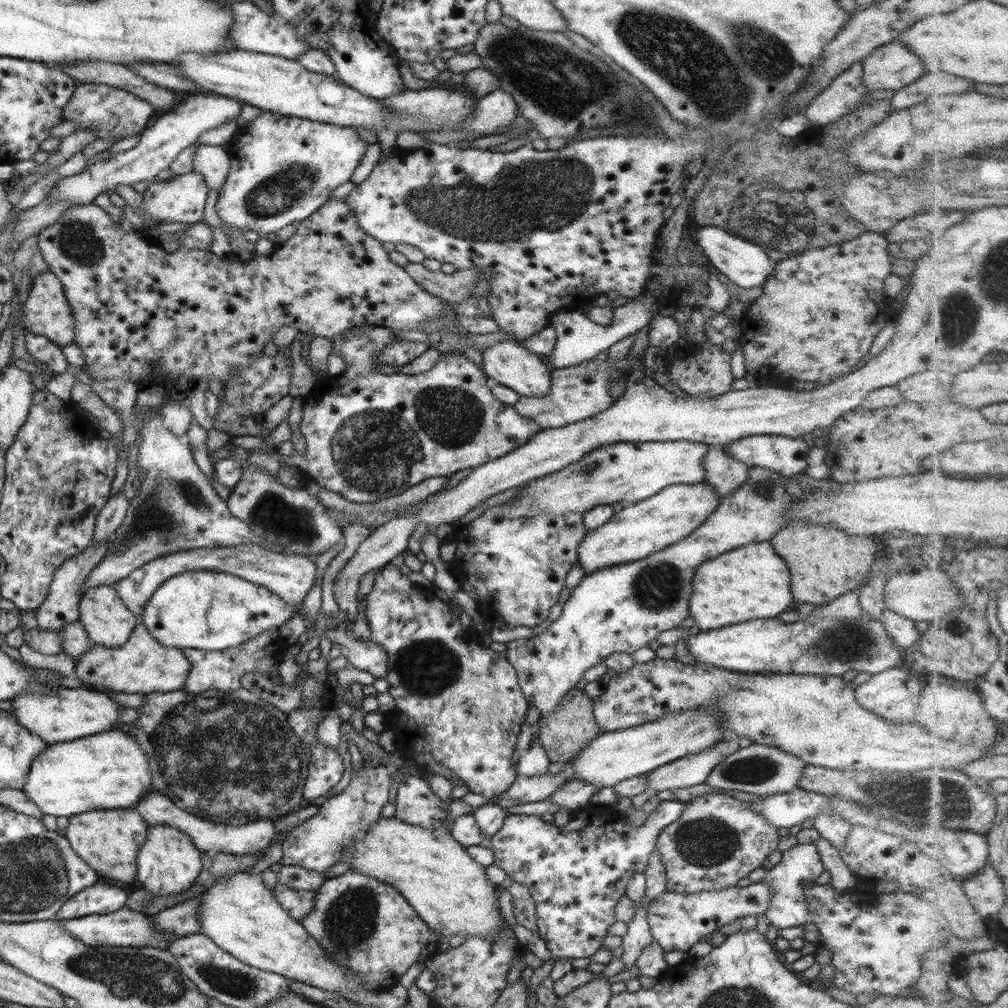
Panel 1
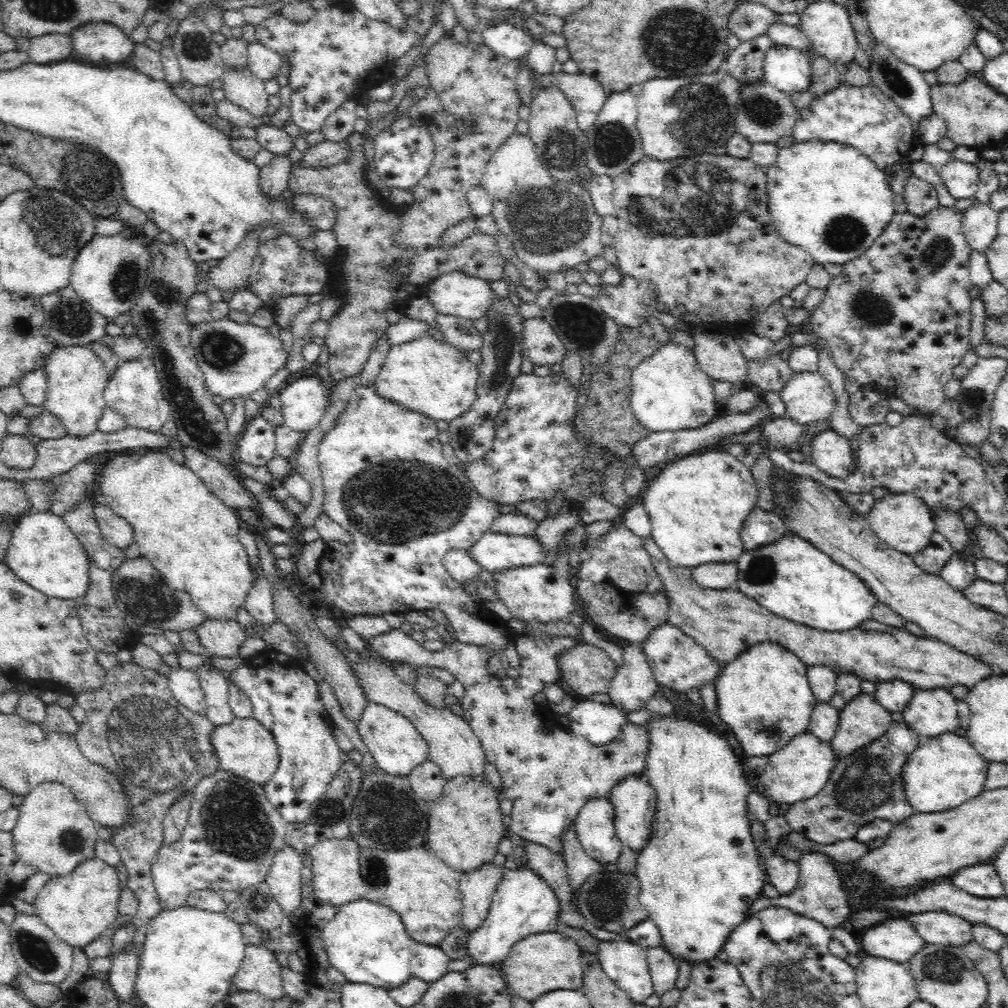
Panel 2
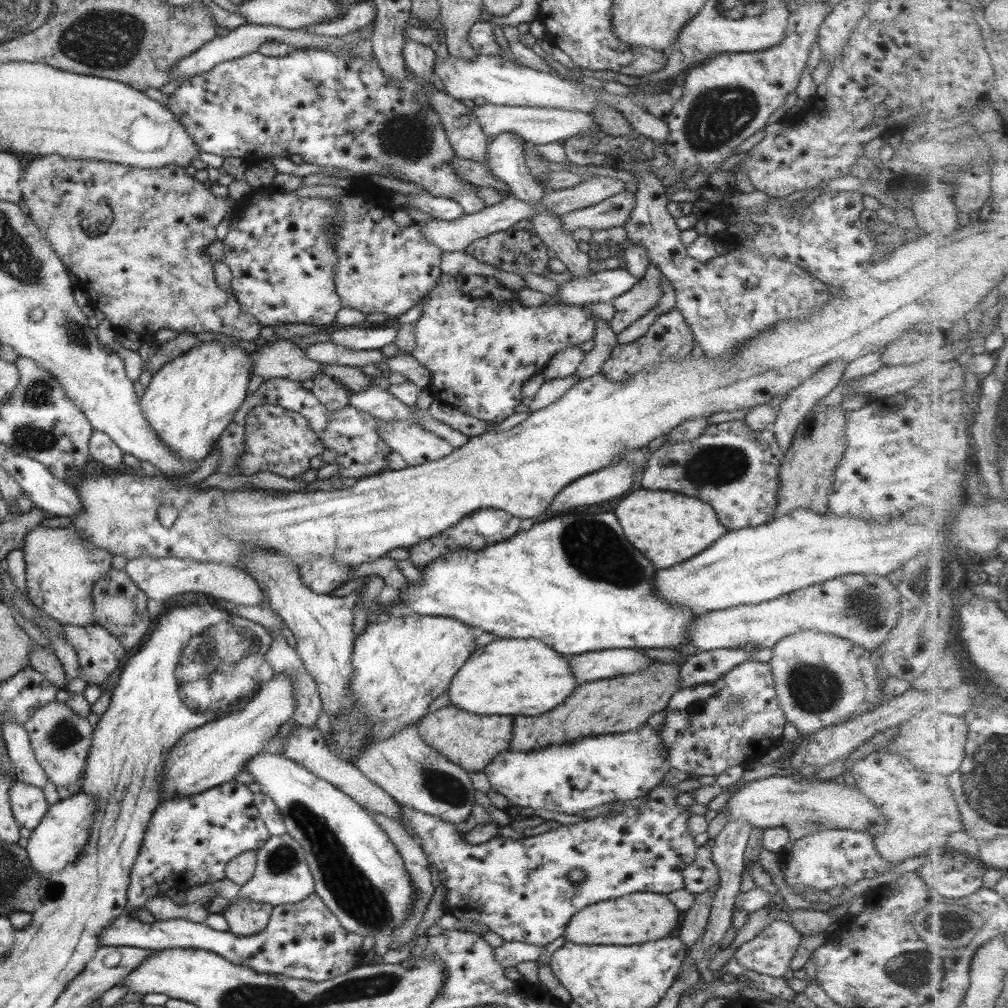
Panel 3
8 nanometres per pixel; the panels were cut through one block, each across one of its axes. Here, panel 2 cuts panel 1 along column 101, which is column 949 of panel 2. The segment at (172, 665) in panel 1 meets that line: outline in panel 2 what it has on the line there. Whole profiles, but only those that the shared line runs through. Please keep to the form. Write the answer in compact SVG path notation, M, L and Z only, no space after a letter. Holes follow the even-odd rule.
M652 538L645 539L643 544L646 551L650 553L650 557L652 557L654 569L658 573L658 577L662 579L664 589L666 589L666 597L671 603L668 624L679 628L686 636L699 644L713 662L722 667L734 660L739 654L742 654L747 648L755 644L768 642L790 650L808 667L825 666L832 669L836 676L851 674L860 680L867 680L876 684L890 680L901 680L902 682L910 683L912 688L915 689L942 688L950 691L953 686L974 688L982 680L994 676L992 667L986 665L985 662L960 652L949 644L926 636L912 635L902 627L882 624L882 622L874 619L863 620L856 628L842 632L819 631L806 625L796 624L773 612L766 611L756 601L742 595L735 588L712 590L700 586L692 580L690 568L682 569L671 565L663 552L656 547Z

